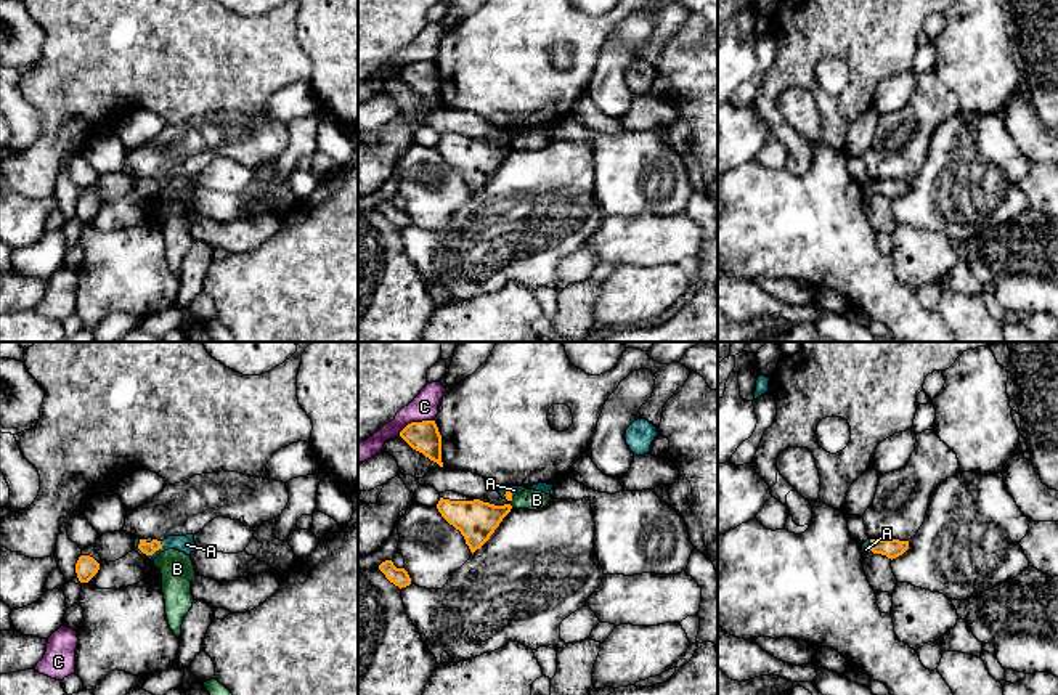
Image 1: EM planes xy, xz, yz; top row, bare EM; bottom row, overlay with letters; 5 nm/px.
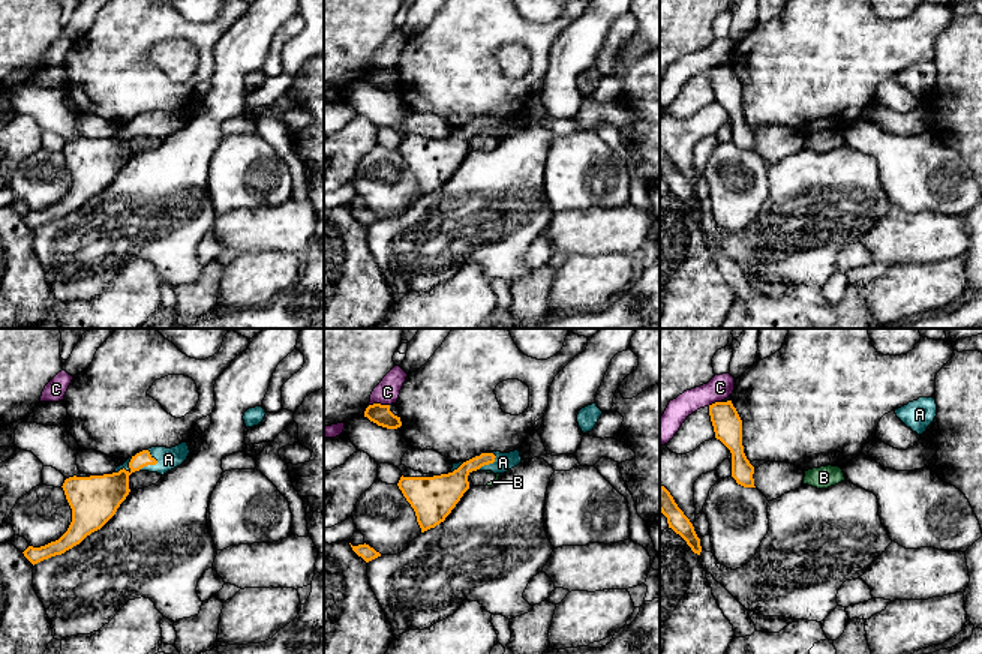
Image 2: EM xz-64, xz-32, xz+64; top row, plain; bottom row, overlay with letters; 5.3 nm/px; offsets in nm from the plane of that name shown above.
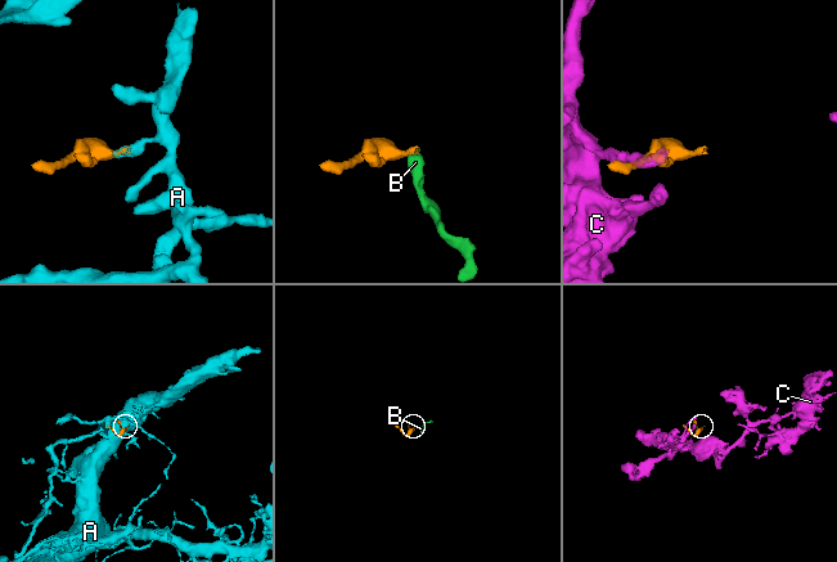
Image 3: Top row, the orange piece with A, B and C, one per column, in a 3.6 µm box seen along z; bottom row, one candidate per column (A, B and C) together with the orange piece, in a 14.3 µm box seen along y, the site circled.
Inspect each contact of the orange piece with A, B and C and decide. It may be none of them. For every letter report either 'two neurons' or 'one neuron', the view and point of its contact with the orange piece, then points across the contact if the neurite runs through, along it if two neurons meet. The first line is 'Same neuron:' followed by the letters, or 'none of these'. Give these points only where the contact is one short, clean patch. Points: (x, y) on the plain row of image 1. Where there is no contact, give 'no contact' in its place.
Same neuron: A
A: one neuron | xy (146, 195) | across xy (146, 188), (146, 195), (166, 185), (187, 185)
B: two neurons | xz (511, 146) | along xz (509, 145), (512, 148)
C: two neurons | xz (416, 63)

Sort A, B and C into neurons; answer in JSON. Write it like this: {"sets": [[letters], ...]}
{"sets": [["A"], ["B"], ["C"]]}

